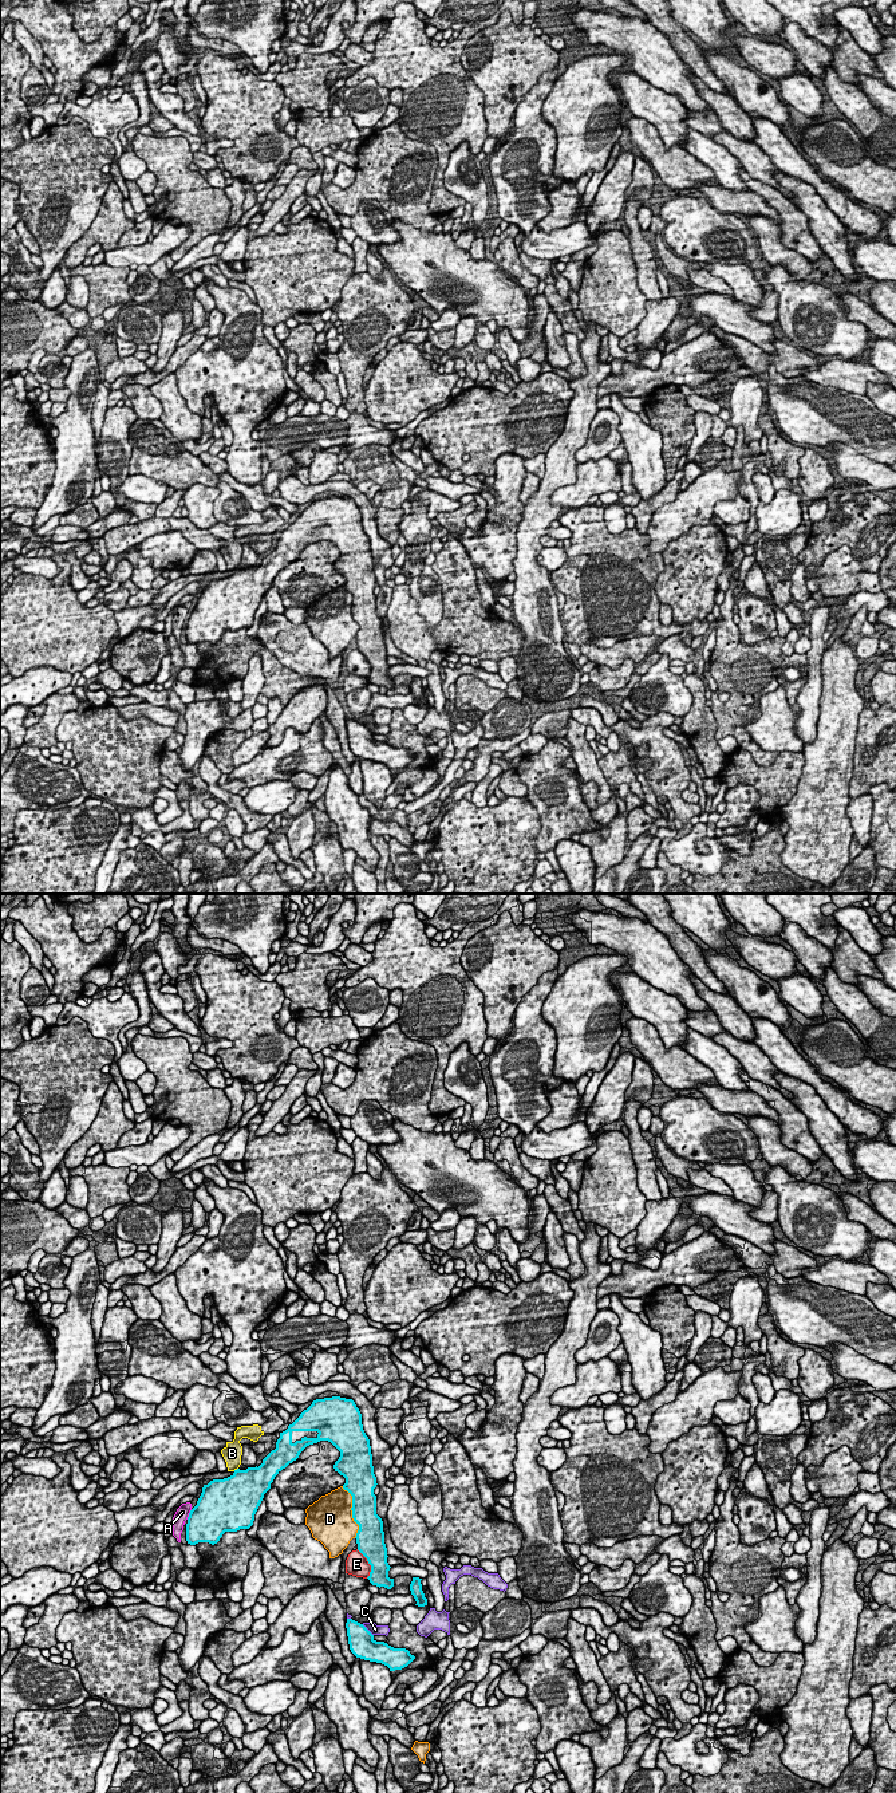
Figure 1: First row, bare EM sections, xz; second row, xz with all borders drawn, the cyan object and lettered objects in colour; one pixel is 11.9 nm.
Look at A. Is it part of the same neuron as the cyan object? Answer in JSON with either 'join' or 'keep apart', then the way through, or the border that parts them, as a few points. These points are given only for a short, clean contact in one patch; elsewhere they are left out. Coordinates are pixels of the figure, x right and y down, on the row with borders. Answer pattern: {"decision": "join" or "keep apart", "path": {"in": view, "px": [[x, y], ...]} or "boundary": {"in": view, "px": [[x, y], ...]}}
{"decision": "keep apart", "boundary": {"in": "xz", "px": [[192, 1509], [186, 1518]]}}

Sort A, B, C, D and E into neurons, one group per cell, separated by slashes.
A / B / C / D / E

